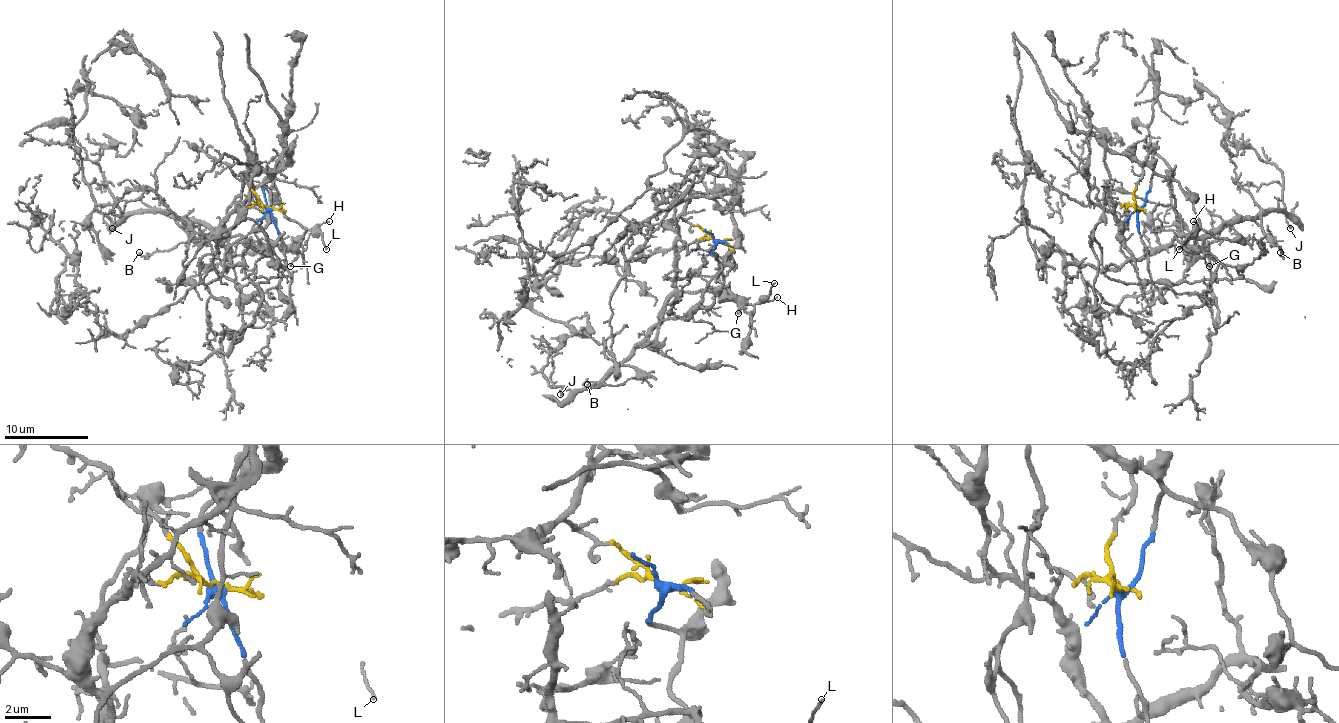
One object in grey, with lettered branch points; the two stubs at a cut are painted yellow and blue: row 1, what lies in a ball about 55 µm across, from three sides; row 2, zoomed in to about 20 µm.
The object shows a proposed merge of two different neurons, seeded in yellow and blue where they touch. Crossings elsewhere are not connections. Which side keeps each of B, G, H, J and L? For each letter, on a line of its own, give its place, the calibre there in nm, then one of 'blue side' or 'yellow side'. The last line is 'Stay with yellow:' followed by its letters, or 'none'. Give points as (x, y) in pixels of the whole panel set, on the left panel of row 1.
B: place (139, 252); calibre 100 nm; yellow side
G: place (290, 266); calibre 110 nm; yellow side
H: place (329, 221); calibre 110 nm; blue side
J: place (112, 228); calibre 130 nm; yellow side
L: place (326, 249); calibre 100 nm; blue side
Stay with yellow: B, G, J

